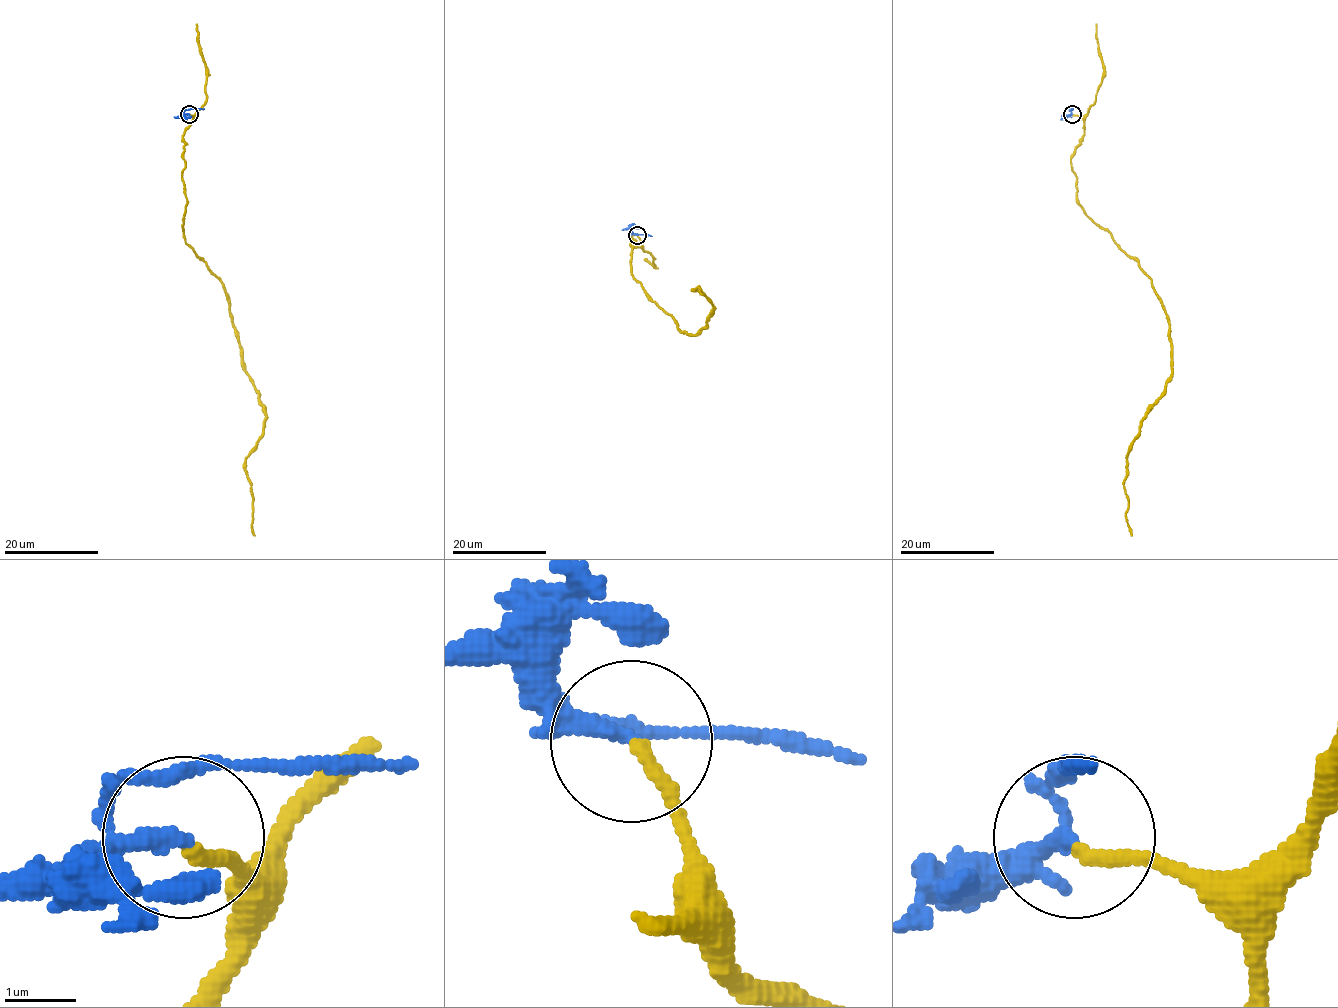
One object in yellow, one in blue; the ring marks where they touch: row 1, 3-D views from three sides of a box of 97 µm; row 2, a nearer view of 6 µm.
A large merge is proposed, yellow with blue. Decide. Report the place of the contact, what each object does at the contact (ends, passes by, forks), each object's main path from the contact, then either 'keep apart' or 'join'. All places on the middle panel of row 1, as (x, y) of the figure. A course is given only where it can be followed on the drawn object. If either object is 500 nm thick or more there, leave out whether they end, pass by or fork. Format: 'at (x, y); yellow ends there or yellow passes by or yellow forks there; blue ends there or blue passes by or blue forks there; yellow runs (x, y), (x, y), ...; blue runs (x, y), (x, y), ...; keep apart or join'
at (637, 235); yellow ends there; blue passes by; yellow runs (637, 234), (631, 274), (682, 332), (705, 325), (714, 306), (694, 290), (703, 295); blue runs (637, 234), (652, 236); keep apart

